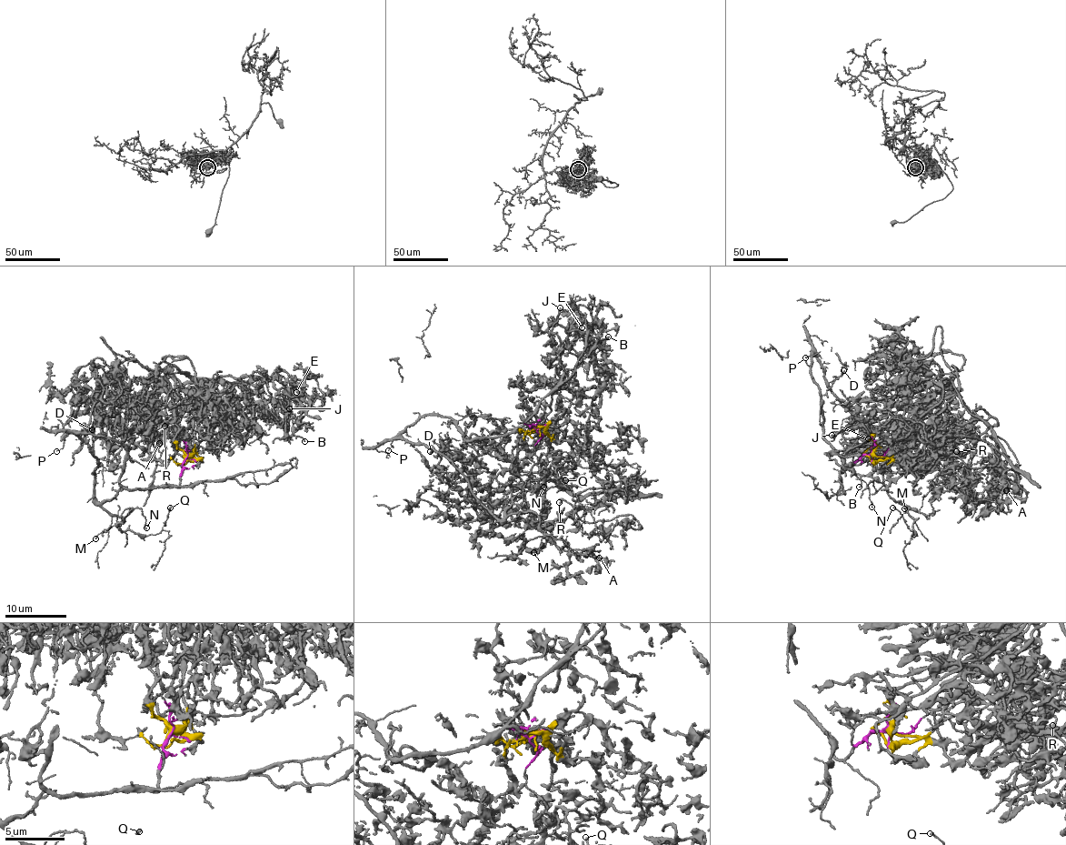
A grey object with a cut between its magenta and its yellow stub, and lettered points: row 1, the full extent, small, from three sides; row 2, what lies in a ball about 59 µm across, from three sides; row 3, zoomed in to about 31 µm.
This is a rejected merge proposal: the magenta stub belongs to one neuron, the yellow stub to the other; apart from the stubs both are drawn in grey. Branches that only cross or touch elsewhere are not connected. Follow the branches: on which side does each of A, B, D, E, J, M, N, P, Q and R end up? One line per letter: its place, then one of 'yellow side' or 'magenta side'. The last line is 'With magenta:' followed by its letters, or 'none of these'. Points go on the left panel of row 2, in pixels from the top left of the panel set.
A: at (159, 443); yellow side
B: at (304, 441); yellow side
D: at (92, 429); magenta side
E: at (296, 392); yellow side
J: at (289, 408); yellow side
M: at (95, 538); magenta side
N: at (146, 528); magenta side
P: at (56, 451); magenta side
Q: at (170, 508); magenta side
R: at (164, 426); yellow side
With magenta: D, M, N, P, Q

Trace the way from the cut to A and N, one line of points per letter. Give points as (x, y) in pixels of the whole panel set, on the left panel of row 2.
A: (188, 457), (191, 417), (153, 410), (144, 413), (152, 426), (136, 408), (134, 418), (135, 407), (159, 443)
N: (188, 458), (179, 487), (130, 491), (125, 447), (80, 433), (94, 499), (146, 528)

